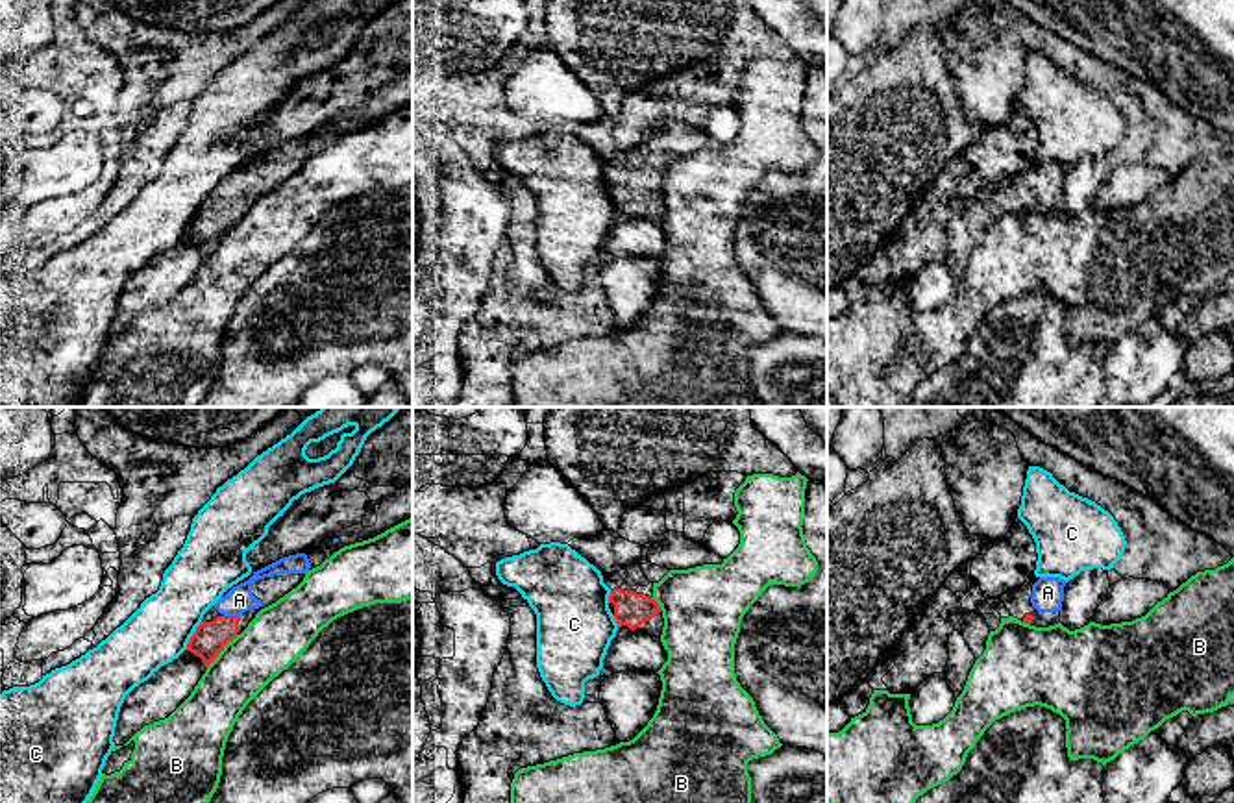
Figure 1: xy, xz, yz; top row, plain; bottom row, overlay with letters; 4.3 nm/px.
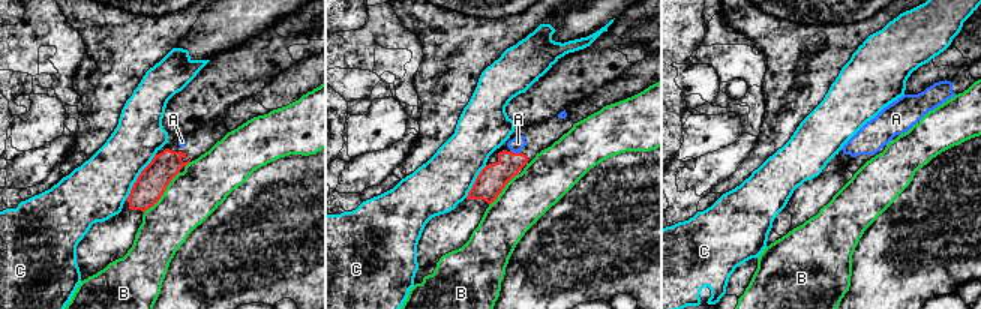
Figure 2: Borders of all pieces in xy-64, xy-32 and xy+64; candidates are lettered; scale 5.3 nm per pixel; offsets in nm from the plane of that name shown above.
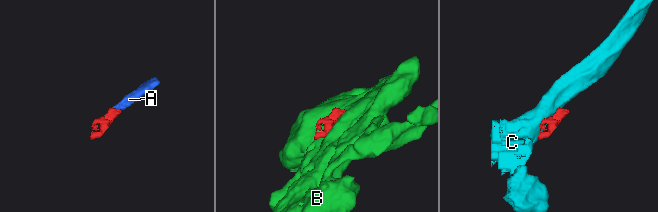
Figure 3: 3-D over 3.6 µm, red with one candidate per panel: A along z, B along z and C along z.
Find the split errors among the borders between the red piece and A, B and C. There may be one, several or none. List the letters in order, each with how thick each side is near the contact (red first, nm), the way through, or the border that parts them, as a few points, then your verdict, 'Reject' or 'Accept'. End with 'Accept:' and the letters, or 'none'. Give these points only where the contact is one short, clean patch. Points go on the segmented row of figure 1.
A: Thickness 140 nm (red) against 120 nm. Path across: xy (209, 637), (232, 617), (232, 607), (239, 600). Accept
B: Thickness 140 nm (red) against 260 nm. Reject
C: Thickness 140 nm (red) against 280 nm. Reject
Accept: A

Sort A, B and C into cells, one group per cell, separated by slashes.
A / B / C

